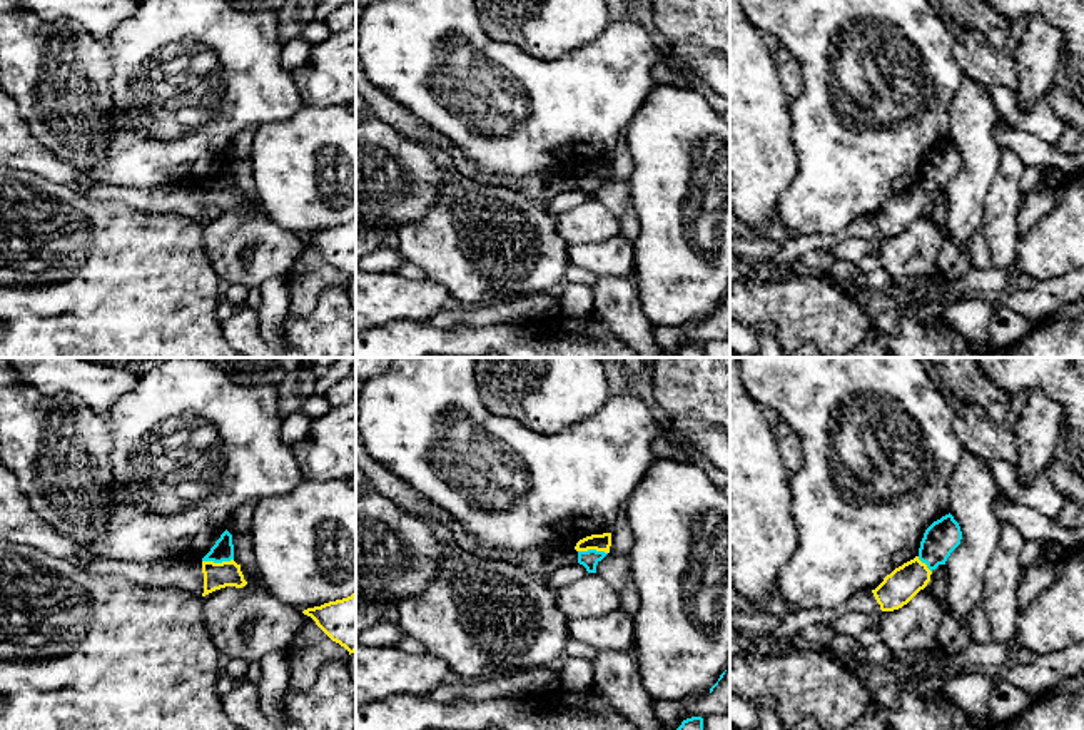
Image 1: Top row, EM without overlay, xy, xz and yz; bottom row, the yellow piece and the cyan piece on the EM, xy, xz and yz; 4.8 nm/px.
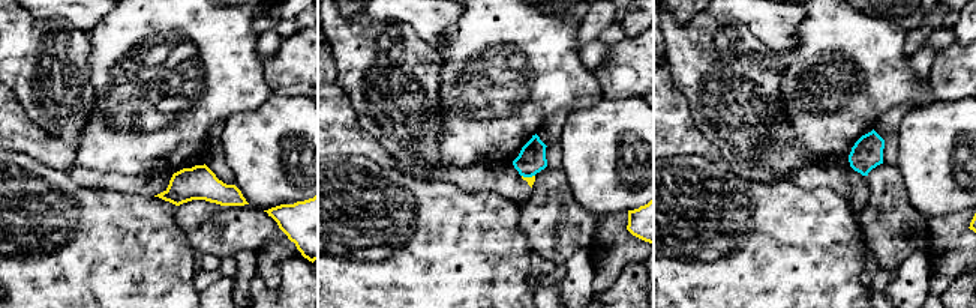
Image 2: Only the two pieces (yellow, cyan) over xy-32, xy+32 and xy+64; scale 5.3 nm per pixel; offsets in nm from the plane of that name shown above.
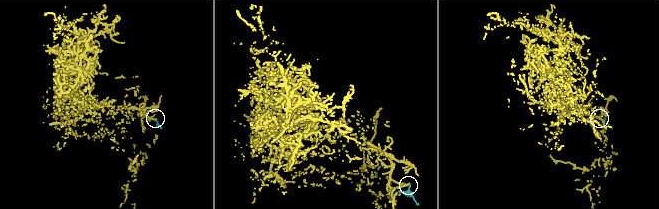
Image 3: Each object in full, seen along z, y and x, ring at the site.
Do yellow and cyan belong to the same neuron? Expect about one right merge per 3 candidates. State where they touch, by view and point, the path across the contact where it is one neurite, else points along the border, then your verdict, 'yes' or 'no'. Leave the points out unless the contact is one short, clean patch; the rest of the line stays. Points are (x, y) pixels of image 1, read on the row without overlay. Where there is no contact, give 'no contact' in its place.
xy (217, 189) | along xy (233, 184), (202, 187) | no

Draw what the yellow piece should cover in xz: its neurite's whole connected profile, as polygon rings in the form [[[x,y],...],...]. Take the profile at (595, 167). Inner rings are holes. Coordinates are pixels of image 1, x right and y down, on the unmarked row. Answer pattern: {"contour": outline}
{"contour": [[[603,159],[603,160],[591,160],[580,165],[575,175],[576,177],[596,175],[596,177],[610,179],[610,172],[611,172],[611,159]]]}

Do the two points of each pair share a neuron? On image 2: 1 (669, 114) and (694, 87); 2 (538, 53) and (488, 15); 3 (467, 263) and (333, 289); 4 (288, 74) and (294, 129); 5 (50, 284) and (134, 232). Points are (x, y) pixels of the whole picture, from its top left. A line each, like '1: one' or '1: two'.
1: two
2: one
3: one
4: two
5: one

